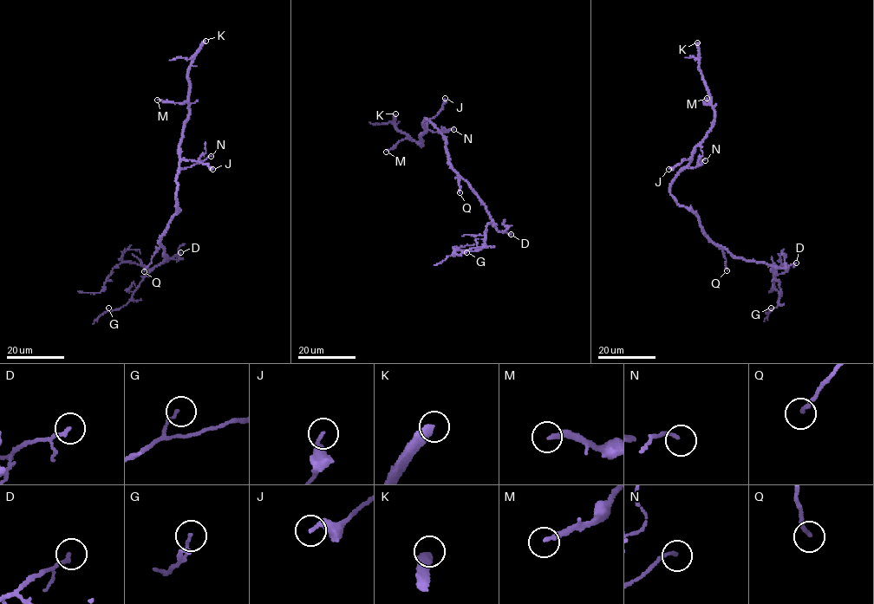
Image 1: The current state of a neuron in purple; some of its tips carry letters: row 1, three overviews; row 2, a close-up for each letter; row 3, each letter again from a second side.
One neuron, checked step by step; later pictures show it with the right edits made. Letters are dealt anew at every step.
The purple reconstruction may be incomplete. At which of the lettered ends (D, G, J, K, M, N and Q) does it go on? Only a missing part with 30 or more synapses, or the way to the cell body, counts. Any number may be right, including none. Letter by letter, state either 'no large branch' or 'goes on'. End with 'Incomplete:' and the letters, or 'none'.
D: no large branch
G: no large branch
J: no large branch
K: goes on
M: goes on
N: no large branch
Q: no large branch
Incomplete: K, M

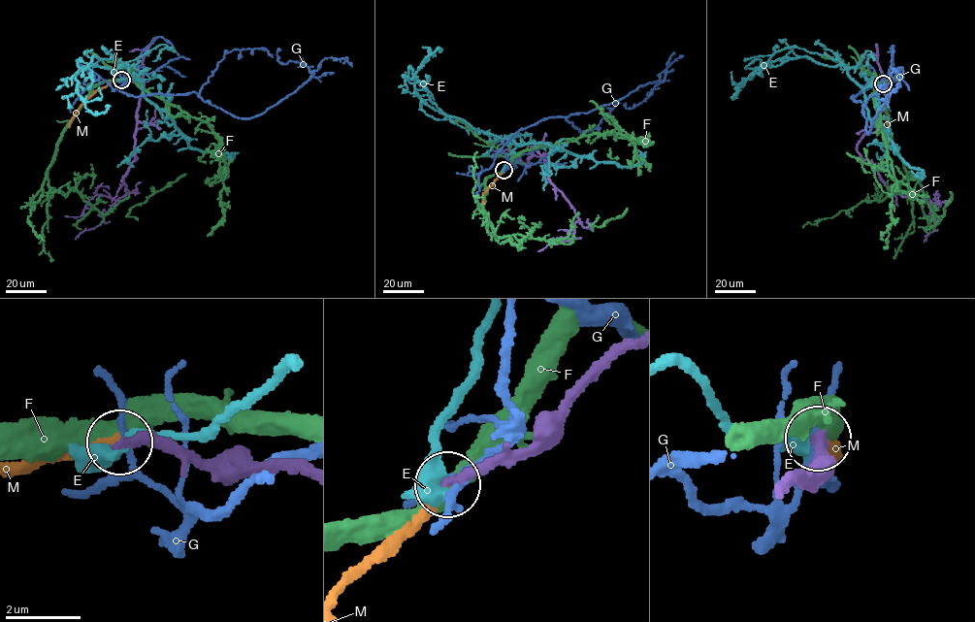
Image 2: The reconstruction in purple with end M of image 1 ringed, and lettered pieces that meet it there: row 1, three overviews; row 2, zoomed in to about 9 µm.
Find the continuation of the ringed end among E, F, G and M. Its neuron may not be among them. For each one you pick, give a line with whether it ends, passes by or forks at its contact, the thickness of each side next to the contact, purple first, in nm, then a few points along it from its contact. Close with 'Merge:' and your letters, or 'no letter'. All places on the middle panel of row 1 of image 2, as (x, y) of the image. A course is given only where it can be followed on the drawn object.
M: it ends; calibres 280 and 240 nm; course (504, 170), (483, 194), (484, 204)
Merge: M

